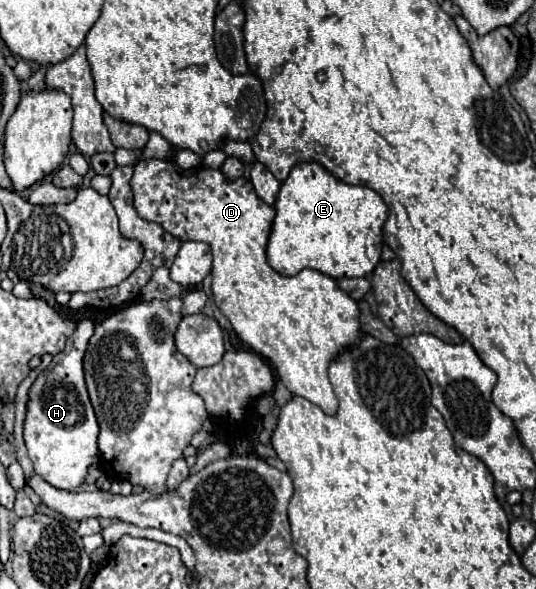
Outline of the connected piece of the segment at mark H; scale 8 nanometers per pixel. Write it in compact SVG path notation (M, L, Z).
M83 319L75 333L67 339L65 349L53 357L51 365L37 375L29 389L27 417L23 427L29 459L33 461L35 473L39 477L65 491L77 489L85 481L89 465L99 461L99 425L83 379L83 355L93 335L93 327L95 325L91 319Z

